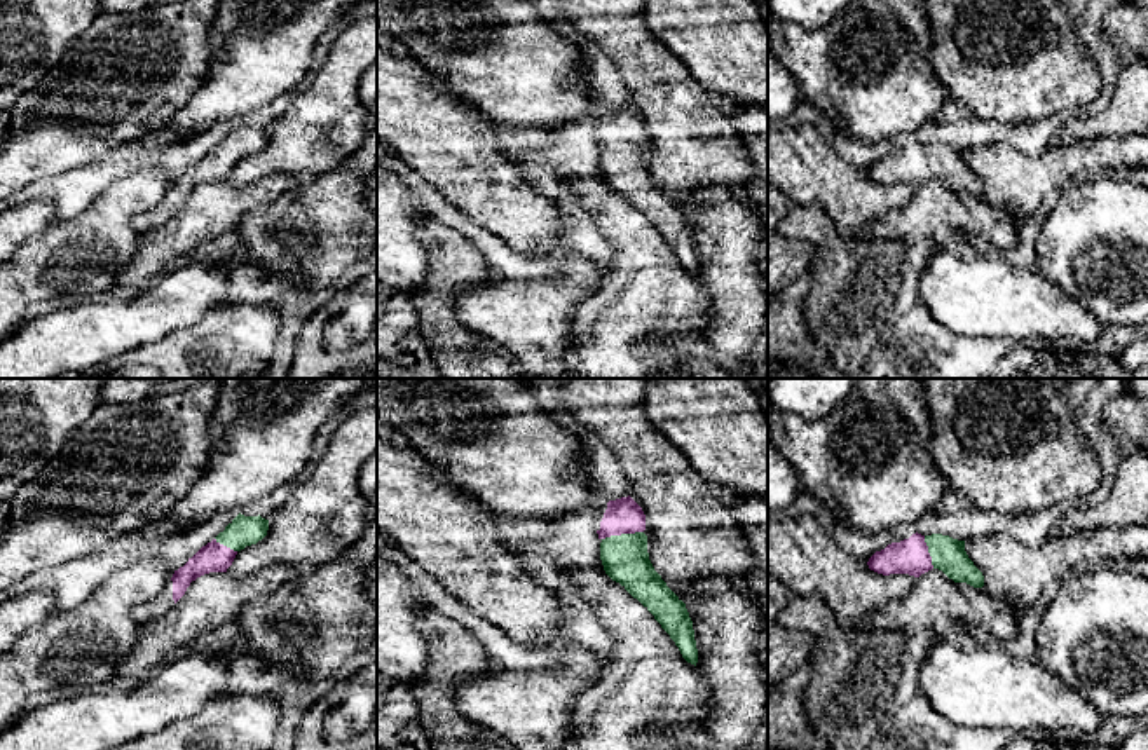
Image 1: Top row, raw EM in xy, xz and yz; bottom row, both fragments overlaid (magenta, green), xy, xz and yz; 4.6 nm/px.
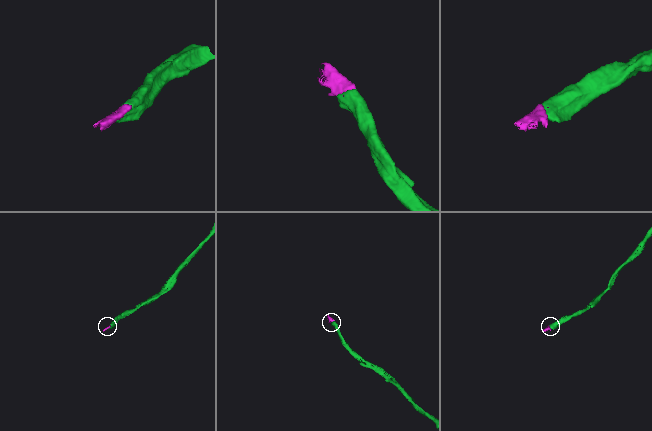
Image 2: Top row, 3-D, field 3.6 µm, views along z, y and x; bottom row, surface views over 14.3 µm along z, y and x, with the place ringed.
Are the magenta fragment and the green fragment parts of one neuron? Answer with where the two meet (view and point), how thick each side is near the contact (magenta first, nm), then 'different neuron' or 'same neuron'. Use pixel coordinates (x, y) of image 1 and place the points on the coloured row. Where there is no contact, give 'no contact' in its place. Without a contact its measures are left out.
contact xz (621, 532); calibres 160 and 220 nm; same neuron

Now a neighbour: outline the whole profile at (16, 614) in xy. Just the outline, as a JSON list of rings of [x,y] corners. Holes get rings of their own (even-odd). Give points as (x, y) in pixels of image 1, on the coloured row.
[[[35,590],[0,603],[0,658],[31,626],[44,623],[52,614],[54,595]]]

